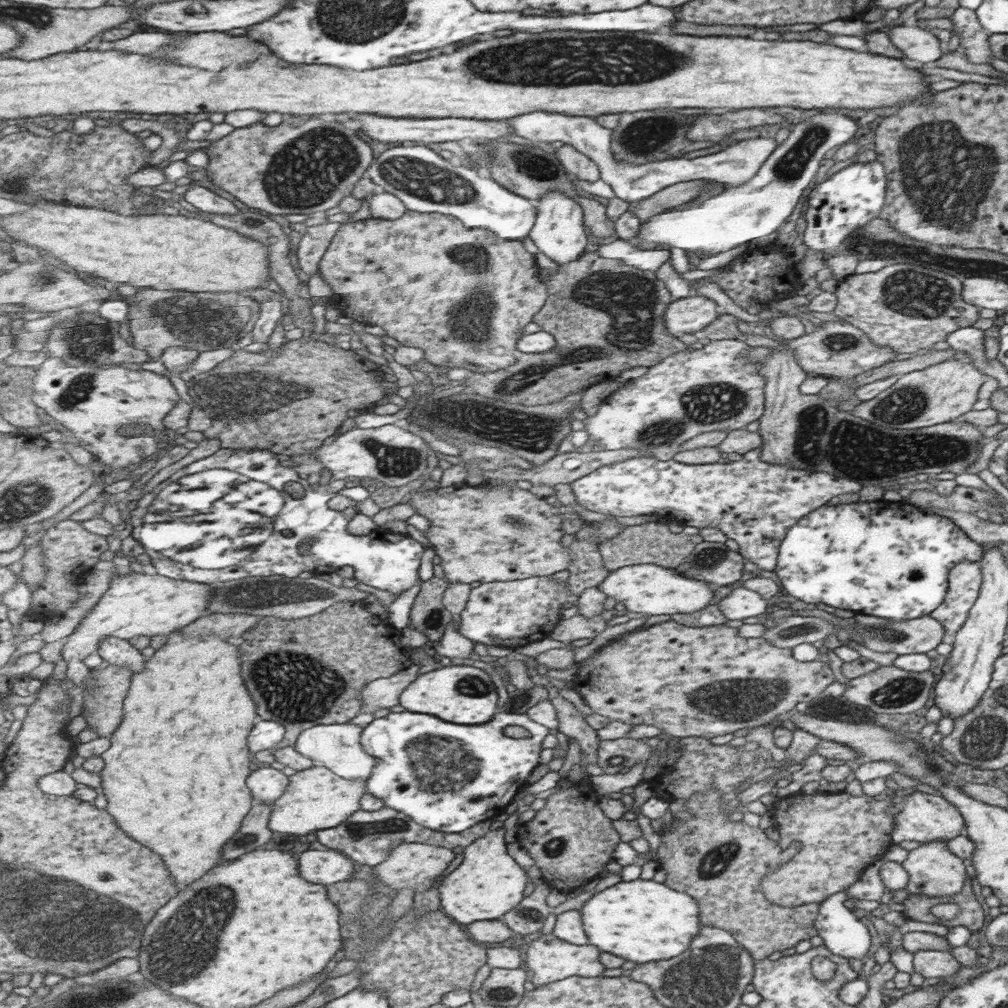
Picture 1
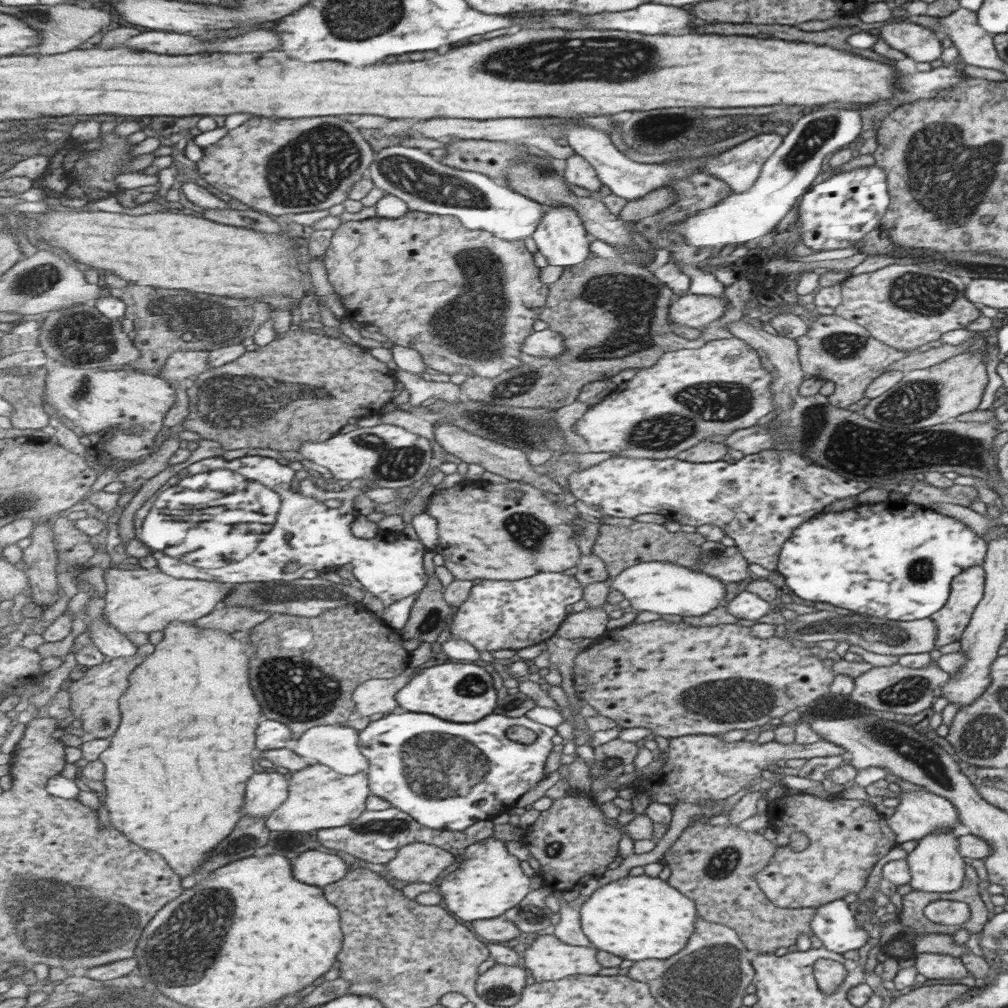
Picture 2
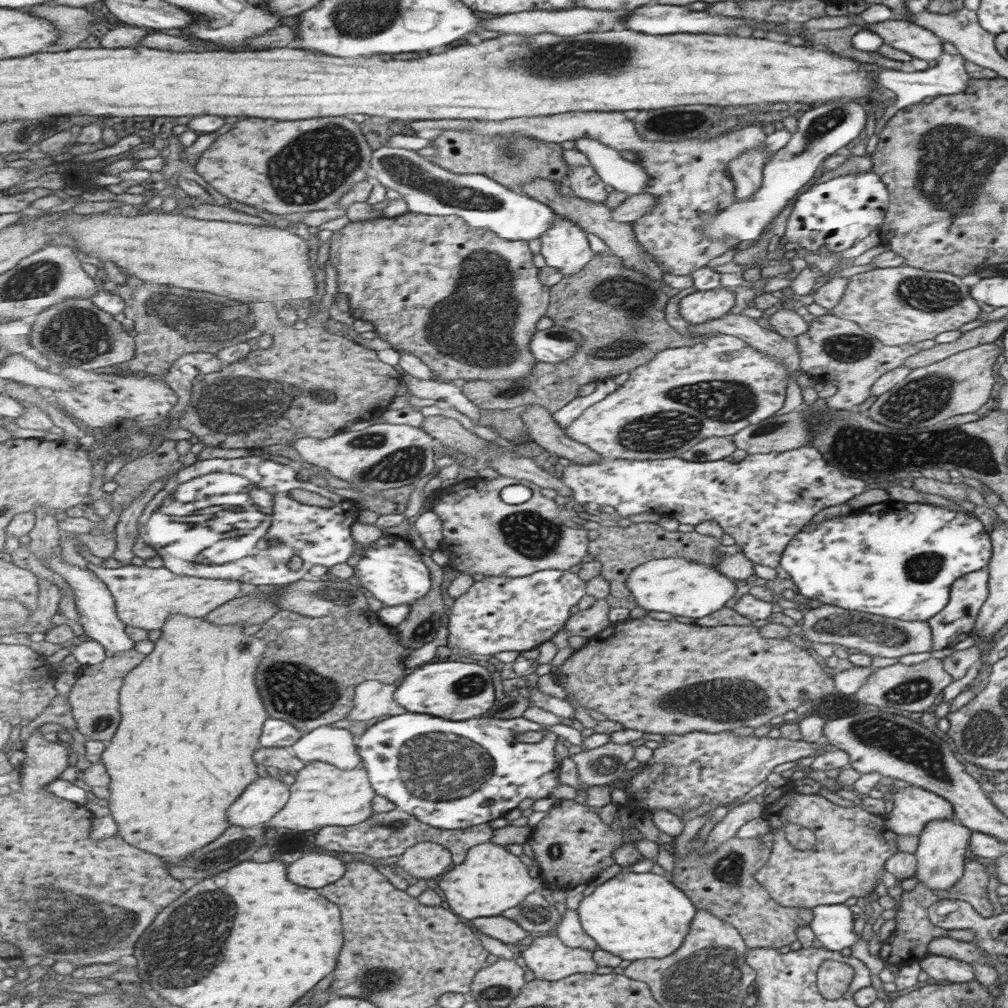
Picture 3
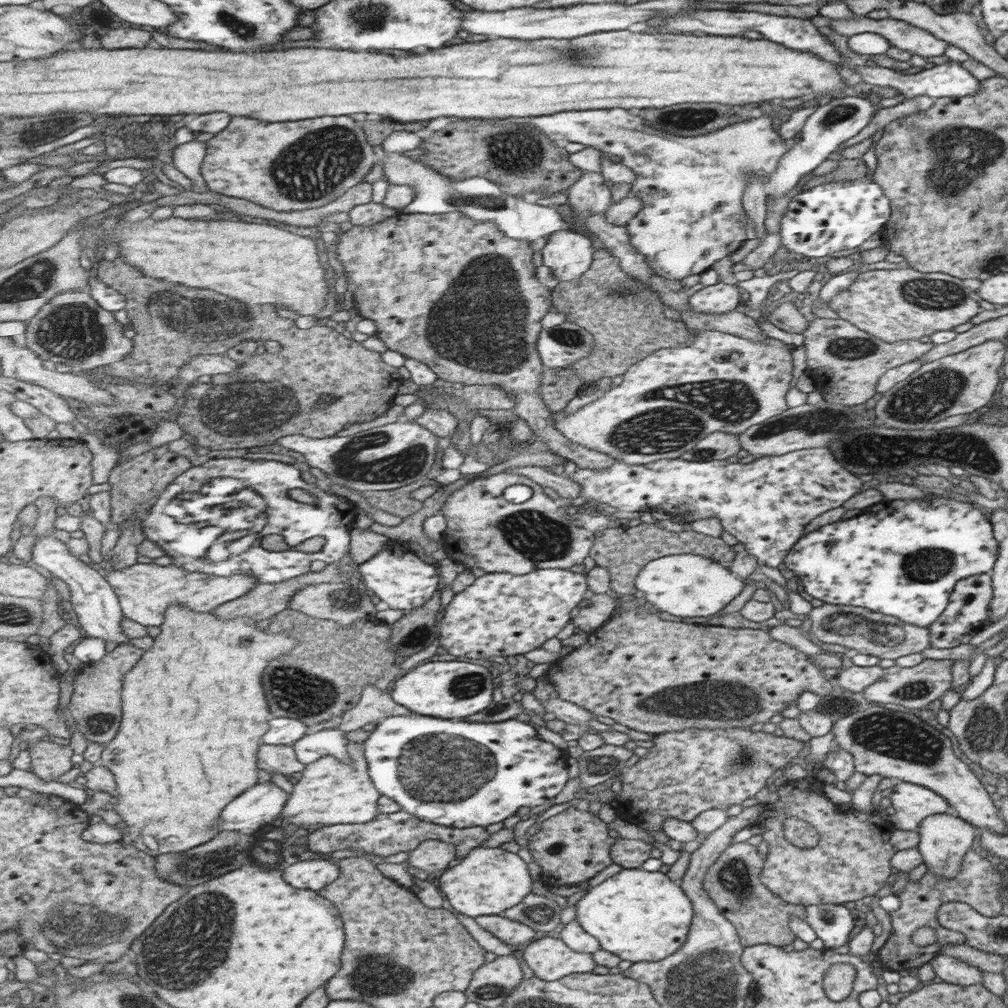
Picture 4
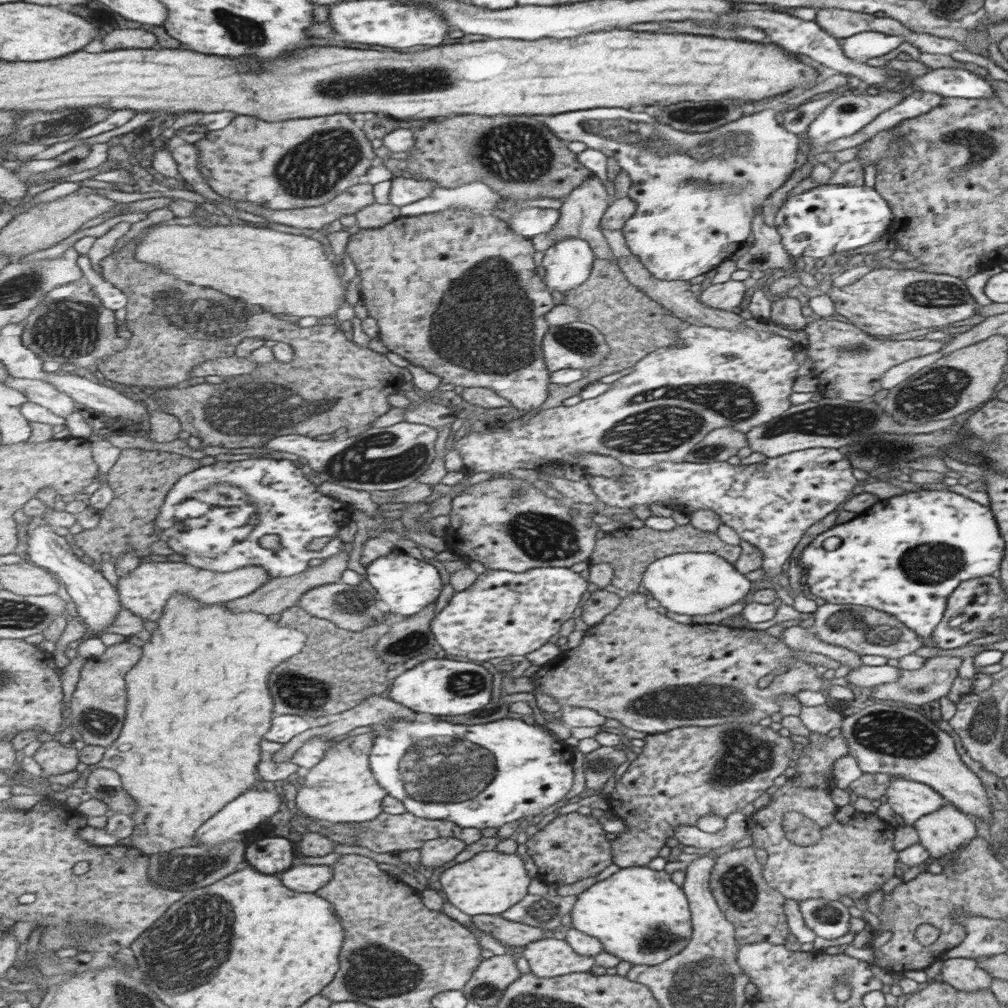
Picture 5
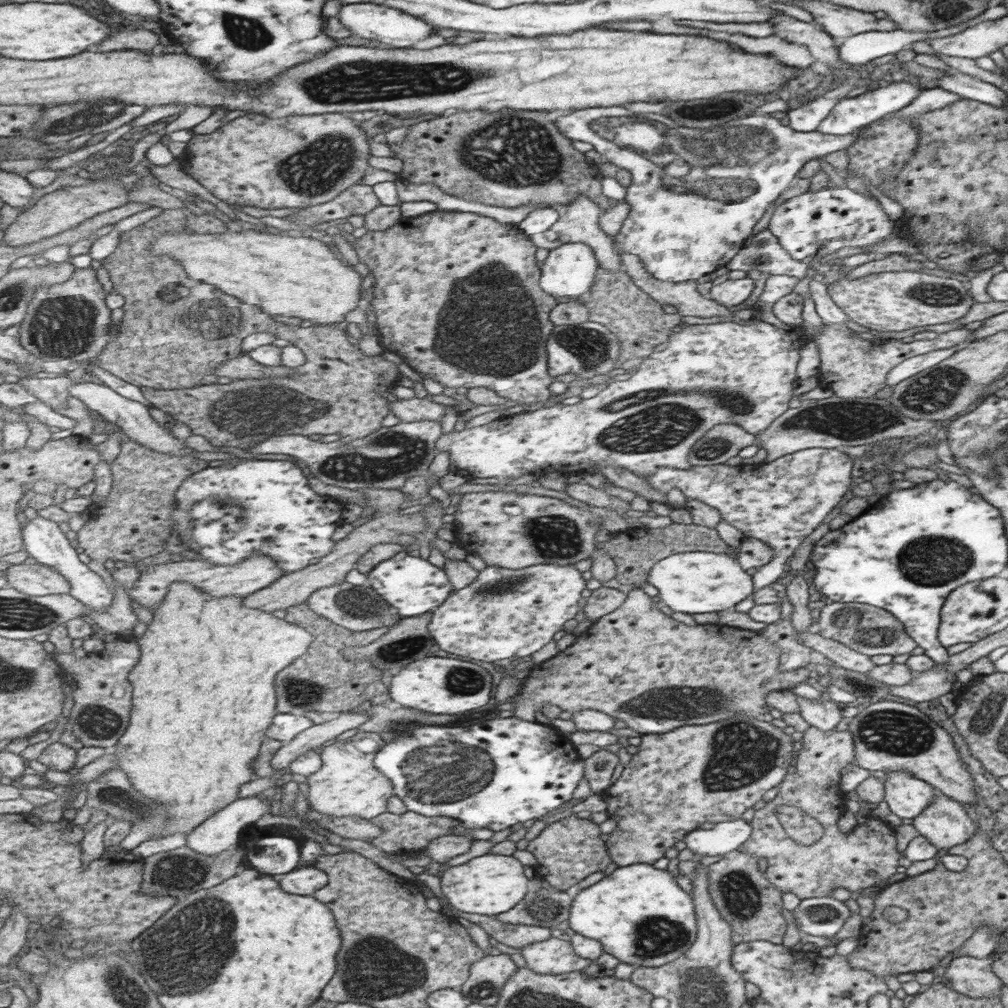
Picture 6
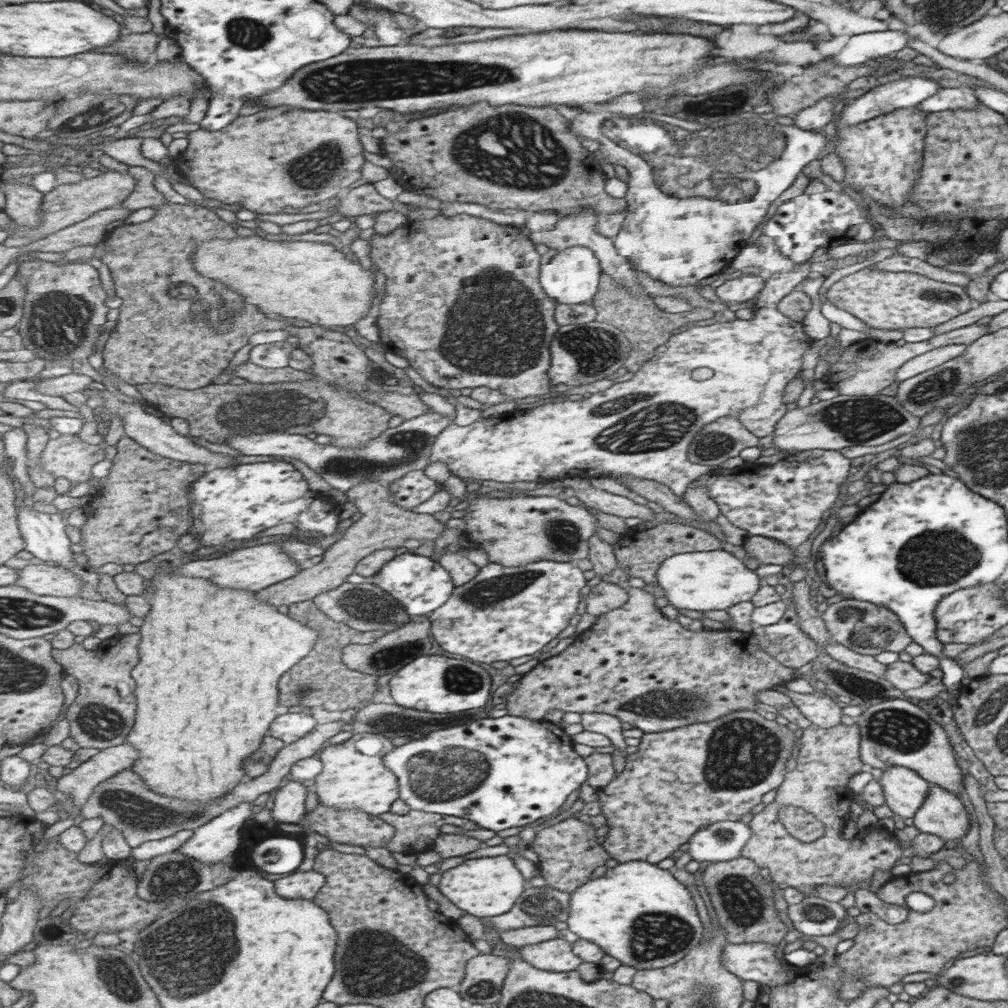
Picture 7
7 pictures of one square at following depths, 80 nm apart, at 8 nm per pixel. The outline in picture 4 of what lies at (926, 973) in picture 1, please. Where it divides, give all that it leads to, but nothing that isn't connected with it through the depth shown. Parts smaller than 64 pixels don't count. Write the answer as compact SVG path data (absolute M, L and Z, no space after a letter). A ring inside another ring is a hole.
M936 955L927 962L931 965L937 978L941 978L949 984L957 986L969 986L970 984L979 984L982 982L980 969L973 965L968 965L964 961L957 960L944 955Z

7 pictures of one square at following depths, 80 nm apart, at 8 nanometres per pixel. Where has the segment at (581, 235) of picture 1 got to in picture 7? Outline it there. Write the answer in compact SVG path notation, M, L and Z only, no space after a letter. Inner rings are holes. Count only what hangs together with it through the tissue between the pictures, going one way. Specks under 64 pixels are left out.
M571 246L565 250L559 250L551 260L541 265L540 283L541 288L561 304L583 304L597 292L597 282L599 282L599 264L597 257L593 256L588 248L583 246Z

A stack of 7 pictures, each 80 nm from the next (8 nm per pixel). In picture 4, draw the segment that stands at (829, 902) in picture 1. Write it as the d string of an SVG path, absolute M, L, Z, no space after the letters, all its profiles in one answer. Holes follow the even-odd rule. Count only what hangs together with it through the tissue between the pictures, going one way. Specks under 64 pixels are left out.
M819 904L804 908L804 922L813 929L816 938L823 942L824 949L848 944L847 934L854 927L854 920L847 908L839 904Z

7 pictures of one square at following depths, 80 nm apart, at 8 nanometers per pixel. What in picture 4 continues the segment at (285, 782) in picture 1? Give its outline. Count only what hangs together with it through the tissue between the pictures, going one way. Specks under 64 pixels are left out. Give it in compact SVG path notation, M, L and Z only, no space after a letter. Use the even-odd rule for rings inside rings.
M259 782L224 808L216 820L216 828L250 833L267 822L278 820L289 797L279 786Z

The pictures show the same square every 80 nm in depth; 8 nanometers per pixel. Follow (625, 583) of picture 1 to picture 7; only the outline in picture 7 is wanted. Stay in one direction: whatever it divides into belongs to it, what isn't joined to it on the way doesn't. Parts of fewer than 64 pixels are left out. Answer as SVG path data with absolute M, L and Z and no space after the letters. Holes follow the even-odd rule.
M722 549L670 556L660 563L655 576L668 604L687 610L725 610L737 602L747 602L755 594L760 579L755 571L747 570L747 566Z

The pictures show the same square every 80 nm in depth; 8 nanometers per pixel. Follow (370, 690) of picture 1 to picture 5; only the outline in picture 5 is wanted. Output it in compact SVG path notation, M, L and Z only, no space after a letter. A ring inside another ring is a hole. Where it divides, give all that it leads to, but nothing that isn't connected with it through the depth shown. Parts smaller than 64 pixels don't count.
M371 695L355 708L344 710L337 721L309 728L295 736L293 740L286 742L284 747L274 754L274 759L279 763L293 758L305 746L306 742L318 736L335 738L351 732L353 728L361 728L361 726L380 727L385 724L385 720L389 720L393 716L415 720L413 718L415 712L412 708L399 704L390 697L387 699L381 698L379 695Z

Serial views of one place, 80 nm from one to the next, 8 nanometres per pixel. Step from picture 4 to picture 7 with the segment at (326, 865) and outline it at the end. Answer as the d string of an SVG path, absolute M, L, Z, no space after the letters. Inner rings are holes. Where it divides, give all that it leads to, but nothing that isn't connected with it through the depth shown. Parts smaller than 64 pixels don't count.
M315 870L293 872L285 878L276 880L277 893L285 898L313 900L321 889L325 887L327 879L324 873Z

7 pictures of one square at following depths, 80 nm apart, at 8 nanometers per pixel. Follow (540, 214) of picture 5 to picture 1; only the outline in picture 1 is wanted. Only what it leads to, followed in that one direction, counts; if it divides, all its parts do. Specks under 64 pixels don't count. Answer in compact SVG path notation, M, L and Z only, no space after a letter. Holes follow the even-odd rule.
M401 144L401 146L395 146L395 148L386 150L385 154L381 154L373 162L373 168L369 168L369 172L371 172L369 177L384 192L390 192L401 198L401 201L409 211L456 216L469 228L484 228L505 240L523 240L531 230L536 217L534 202L516 196L516 194L509 192L509 190L503 188L493 180L480 178L475 169L470 169L460 164L459 160L453 160L453 162L457 162L457 164L447 162L445 158L442 158L437 152L434 152L425 144L411 144L409 146L406 144L403 146Z

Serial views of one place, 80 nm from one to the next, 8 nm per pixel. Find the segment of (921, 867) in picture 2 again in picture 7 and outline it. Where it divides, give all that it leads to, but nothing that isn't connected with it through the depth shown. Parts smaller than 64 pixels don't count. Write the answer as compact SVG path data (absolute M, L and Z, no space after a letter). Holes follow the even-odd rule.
M929 784L928 793L913 813L912 825L921 833L929 833L946 840L957 840L967 830L967 814L963 804L949 792Z

